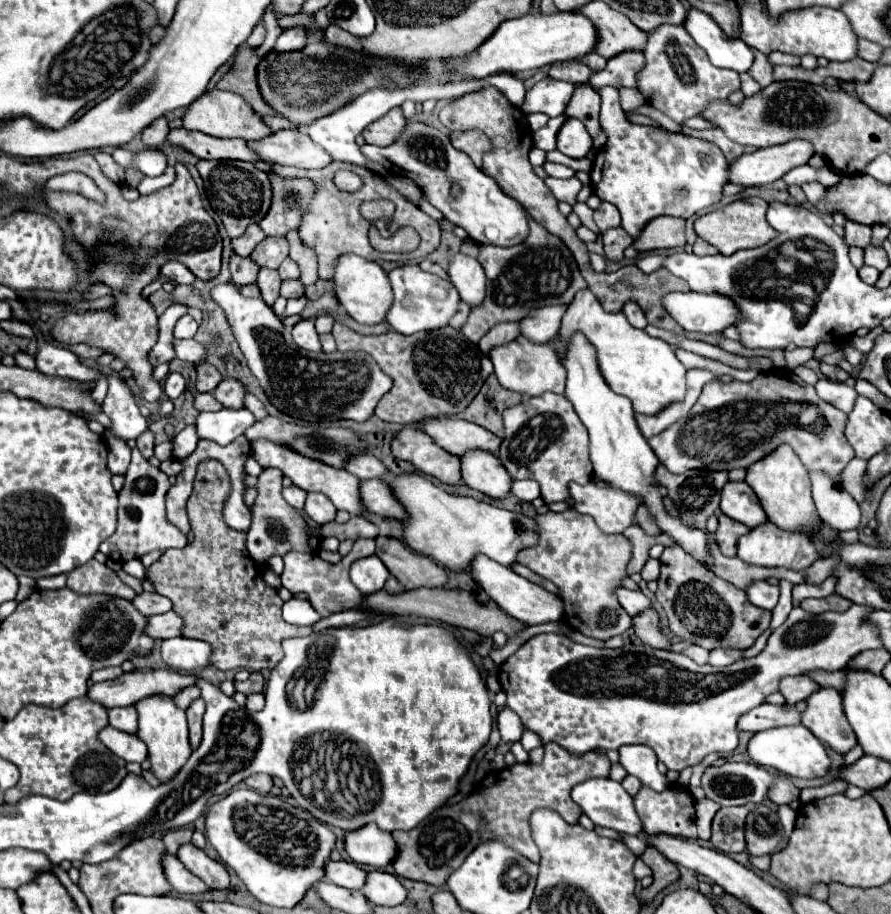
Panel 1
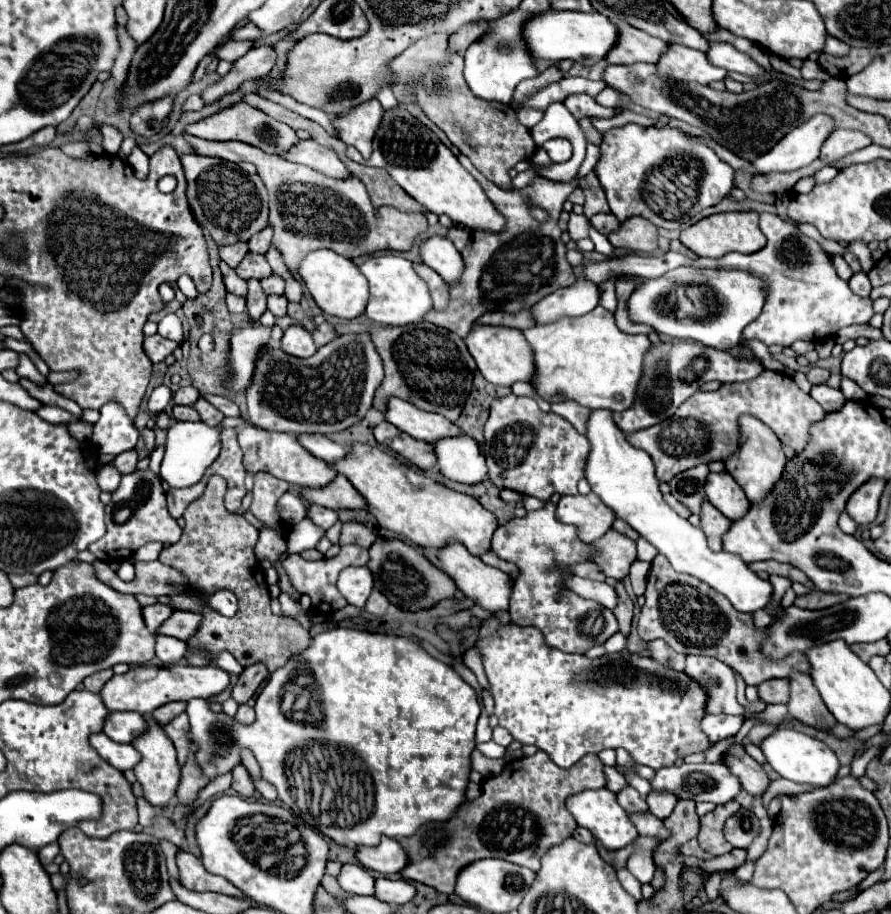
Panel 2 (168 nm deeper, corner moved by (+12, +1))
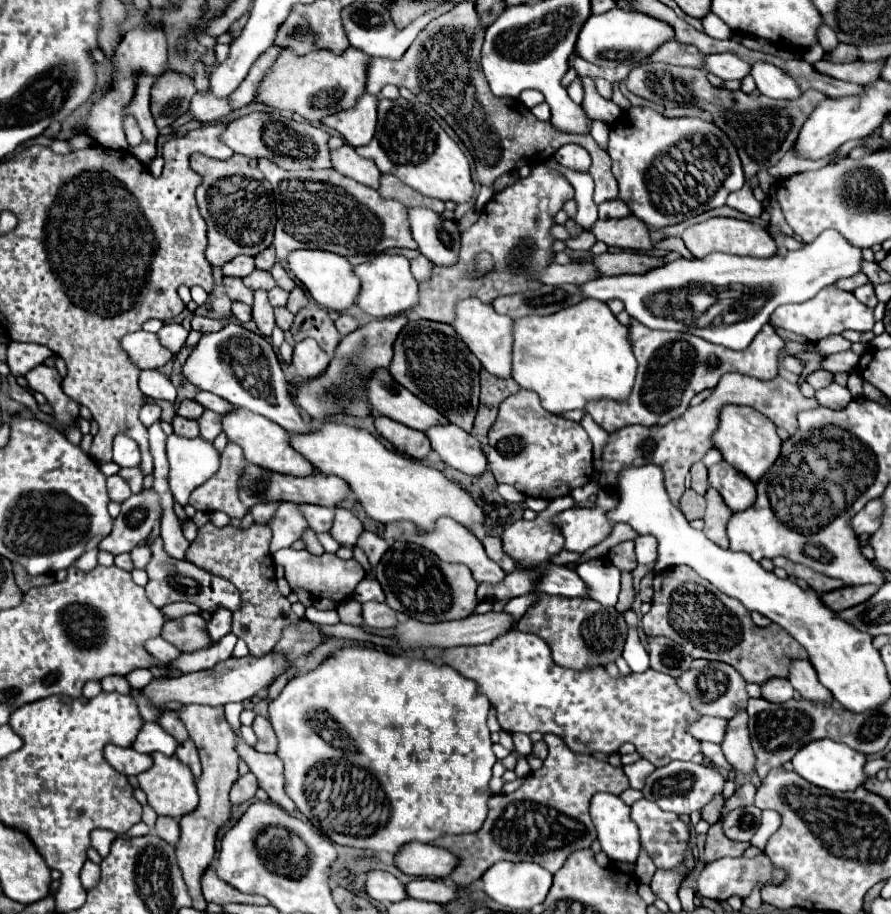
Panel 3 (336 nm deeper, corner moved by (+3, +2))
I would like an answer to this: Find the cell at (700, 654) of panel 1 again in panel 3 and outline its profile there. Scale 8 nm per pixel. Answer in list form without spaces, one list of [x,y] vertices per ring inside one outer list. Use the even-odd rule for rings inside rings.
[[[646,636],[646,650],[650,654],[650,666],[658,672],[664,672],[672,678],[678,678],[690,668],[692,658],[670,638],[664,636]]]

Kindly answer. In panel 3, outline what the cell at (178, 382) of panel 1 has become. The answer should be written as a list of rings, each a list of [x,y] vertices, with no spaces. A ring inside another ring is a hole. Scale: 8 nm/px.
[[[144,404],[142,406],[142,410],[140,410],[140,422],[148,428],[154,420],[158,420],[160,418],[160,406],[158,404]]]

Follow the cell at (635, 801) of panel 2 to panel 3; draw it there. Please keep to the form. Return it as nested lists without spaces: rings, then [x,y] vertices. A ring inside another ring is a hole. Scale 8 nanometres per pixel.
[[[642,798],[632,806],[632,820],[638,824],[640,844],[648,852],[648,856],[652,858],[656,868],[674,870],[684,862],[684,852],[686,852],[686,846],[690,840],[690,830],[688,830],[688,824],[682,822],[678,814],[666,812],[660,806],[656,806],[654,802]]]

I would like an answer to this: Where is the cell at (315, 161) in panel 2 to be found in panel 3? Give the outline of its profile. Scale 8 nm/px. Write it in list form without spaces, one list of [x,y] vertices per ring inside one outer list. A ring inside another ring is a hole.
[[[344,144],[340,150],[332,150],[332,158],[334,158],[334,170],[338,170],[340,174],[370,188],[380,186],[382,172],[376,168],[374,160],[358,156],[352,146]]]

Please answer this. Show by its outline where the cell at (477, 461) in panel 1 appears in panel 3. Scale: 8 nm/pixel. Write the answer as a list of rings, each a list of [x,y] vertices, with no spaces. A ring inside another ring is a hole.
[[[454,424],[432,426],[426,430],[426,436],[432,444],[432,450],[438,452],[448,466],[470,476],[478,476],[486,470],[488,462],[478,446],[478,440],[462,428]]]

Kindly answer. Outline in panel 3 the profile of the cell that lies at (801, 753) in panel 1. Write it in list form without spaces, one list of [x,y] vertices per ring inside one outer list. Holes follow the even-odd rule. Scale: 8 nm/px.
[[[832,740],[810,742],[802,750],[798,750],[792,764],[794,764],[794,770],[804,780],[808,780],[814,786],[826,788],[830,792],[854,792],[856,788],[864,786],[864,782],[868,780],[868,774],[864,772],[866,756],[862,752],[858,752],[858,750],[852,750],[852,748],[842,746],[840,742],[832,742]]]

